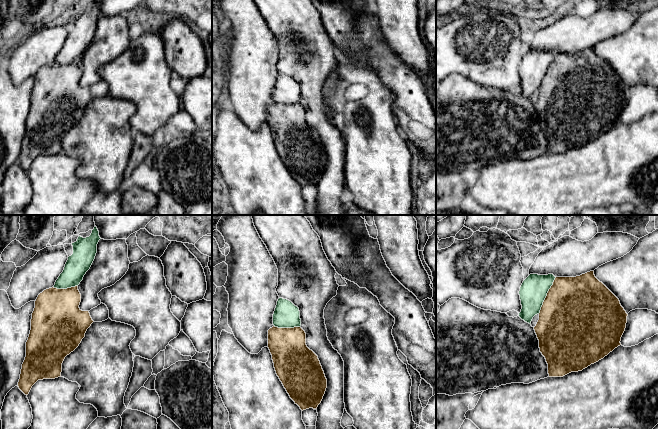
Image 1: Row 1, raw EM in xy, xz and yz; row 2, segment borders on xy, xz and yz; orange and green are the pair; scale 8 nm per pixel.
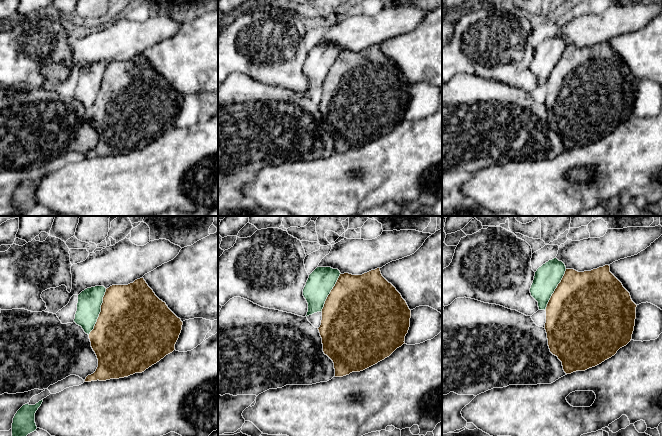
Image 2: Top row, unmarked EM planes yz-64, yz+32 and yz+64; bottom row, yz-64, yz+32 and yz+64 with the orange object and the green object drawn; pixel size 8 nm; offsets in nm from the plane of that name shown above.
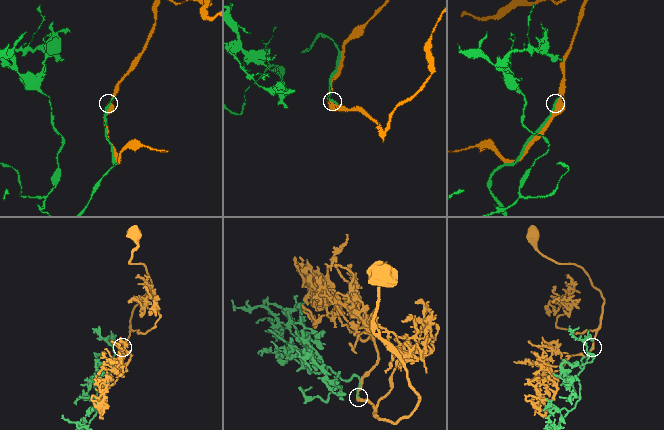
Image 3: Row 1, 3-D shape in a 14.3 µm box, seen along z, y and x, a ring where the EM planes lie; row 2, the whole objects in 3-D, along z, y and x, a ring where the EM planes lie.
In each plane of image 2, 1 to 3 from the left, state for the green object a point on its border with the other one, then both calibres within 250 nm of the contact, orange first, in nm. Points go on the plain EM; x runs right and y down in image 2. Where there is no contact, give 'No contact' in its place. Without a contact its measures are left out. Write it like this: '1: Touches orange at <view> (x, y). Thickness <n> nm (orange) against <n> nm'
1: Touches orange at yz-64 (100, 88). Thickness 500 nm (orange) against 190 nm
2: Touches orange at yz+32 (330, 68). Thickness 500 nm (orange) against 220 nm
3: Touches orange at yz+64 (555, 66). Thickness 500 nm (orange) against 200 nm

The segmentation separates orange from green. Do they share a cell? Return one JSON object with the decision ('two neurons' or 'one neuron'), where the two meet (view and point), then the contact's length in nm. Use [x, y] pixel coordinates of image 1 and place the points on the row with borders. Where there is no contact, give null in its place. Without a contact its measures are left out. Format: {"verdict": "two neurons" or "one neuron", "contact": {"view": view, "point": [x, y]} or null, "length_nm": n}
{"verdict": "one neuron", "contact": {"view": "yz", "point": [547, 295]}, "length_nm": 320}

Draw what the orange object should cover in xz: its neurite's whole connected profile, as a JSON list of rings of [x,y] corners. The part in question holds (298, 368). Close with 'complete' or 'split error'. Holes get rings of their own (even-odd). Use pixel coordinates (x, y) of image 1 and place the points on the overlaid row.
[[[279,298],[273,325],[268,330],[268,348],[277,376],[302,411],[317,409],[325,394],[327,379],[318,356],[306,345],[299,308]]]; split error

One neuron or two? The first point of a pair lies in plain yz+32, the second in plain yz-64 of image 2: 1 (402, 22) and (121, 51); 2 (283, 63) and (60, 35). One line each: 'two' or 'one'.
1: one
2: one

